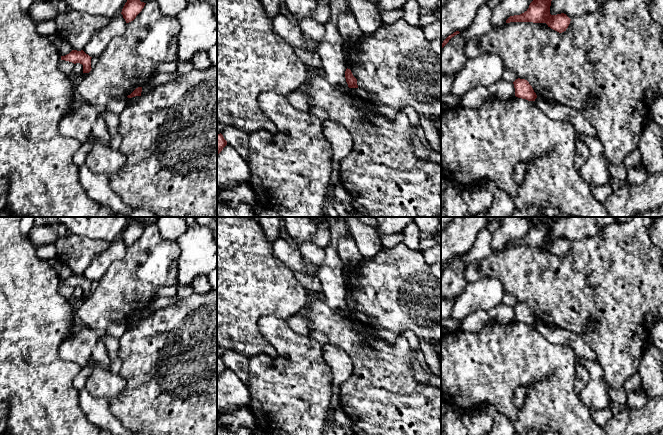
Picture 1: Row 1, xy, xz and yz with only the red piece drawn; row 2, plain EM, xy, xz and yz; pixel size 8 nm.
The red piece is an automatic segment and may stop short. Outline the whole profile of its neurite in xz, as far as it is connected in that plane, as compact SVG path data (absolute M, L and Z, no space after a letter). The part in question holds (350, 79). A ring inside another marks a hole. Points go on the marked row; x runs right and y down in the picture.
M346 69L345 78L349 88L358 88L357 79L353 76L350 69Z

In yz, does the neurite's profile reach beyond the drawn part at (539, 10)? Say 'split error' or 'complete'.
complete

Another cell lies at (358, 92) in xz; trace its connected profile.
M359 87L358 88L349 88L349 91L351 94L353 94L356 97L359 97L359 98L364 99L364 100L369 99L368 92L366 92L362 88L359 88Z

